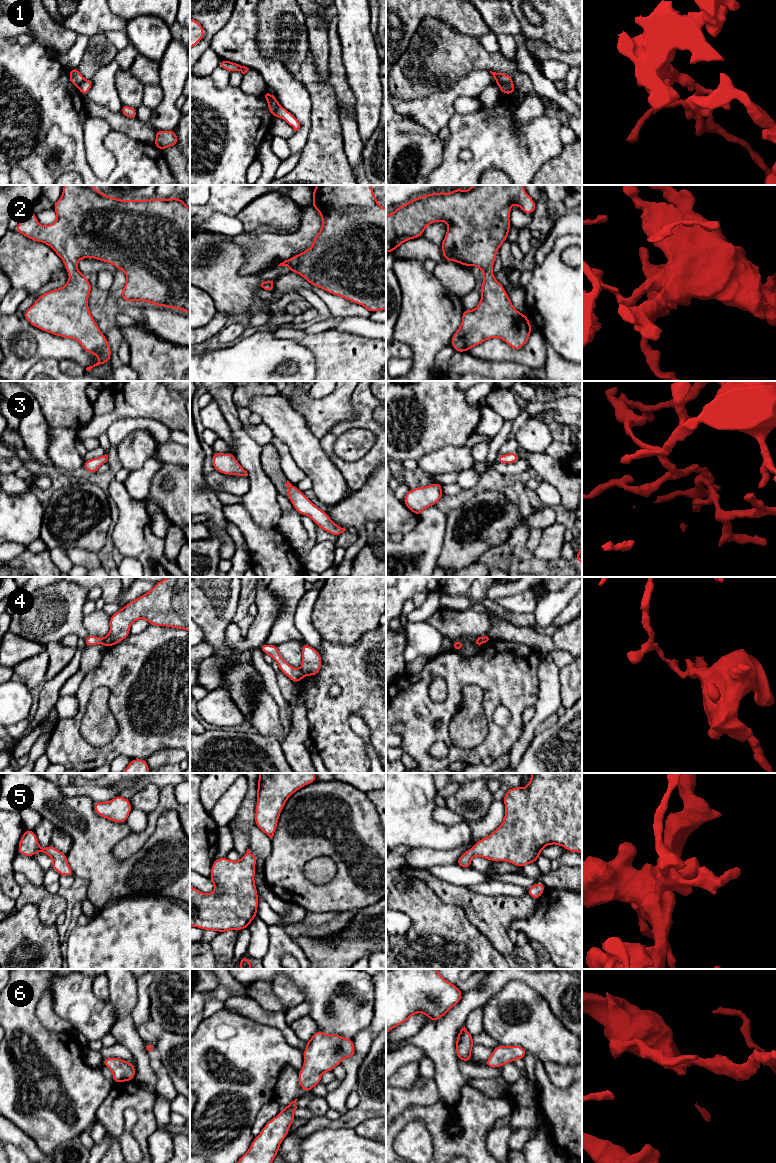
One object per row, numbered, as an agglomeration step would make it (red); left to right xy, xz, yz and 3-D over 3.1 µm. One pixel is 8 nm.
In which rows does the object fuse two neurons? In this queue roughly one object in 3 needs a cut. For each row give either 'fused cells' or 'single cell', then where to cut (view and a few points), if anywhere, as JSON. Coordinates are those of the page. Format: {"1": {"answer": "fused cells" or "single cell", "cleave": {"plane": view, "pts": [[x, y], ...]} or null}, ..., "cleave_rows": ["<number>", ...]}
{"1": {"answer": "fused cells", "cleave": {"plane": "yz", "pts": [[512, 81], [499, 87]]}}, "2": {"answer": "single cell", "cleave": null}, "3": {"answer": "single cell", "cleave": null}, "4": {"answer": "fused cells", "cleave": {"plane": "xz", "pts": [[300, 668], [304, 675]]}}, "5": {"answer": "single cell", "cleave": null}, "6": {"answer": "single cell", "cleave": null}, "cleave_rows": ["1", "4"]}

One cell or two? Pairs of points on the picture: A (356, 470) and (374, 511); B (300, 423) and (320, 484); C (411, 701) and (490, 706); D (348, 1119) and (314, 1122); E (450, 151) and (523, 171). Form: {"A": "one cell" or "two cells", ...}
{"A": "two cells", "B": "one cell", "C": "one cell", "D": "one cell", "E": "one cell"}

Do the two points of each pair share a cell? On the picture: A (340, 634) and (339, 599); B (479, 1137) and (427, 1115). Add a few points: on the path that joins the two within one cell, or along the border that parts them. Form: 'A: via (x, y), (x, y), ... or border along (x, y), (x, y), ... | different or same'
A: via (340, 625), (340, 608) | same
B: via (465, 1142), (449, 1142), (438, 1129) | same

